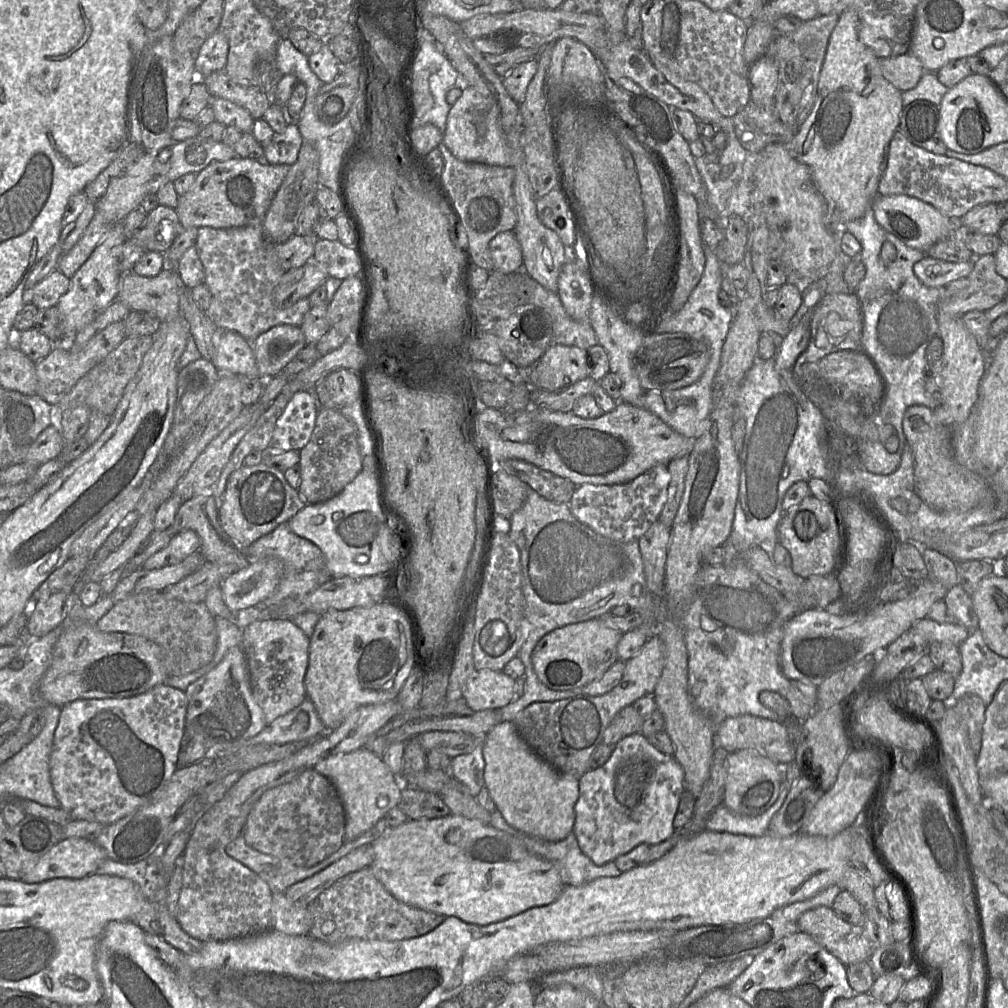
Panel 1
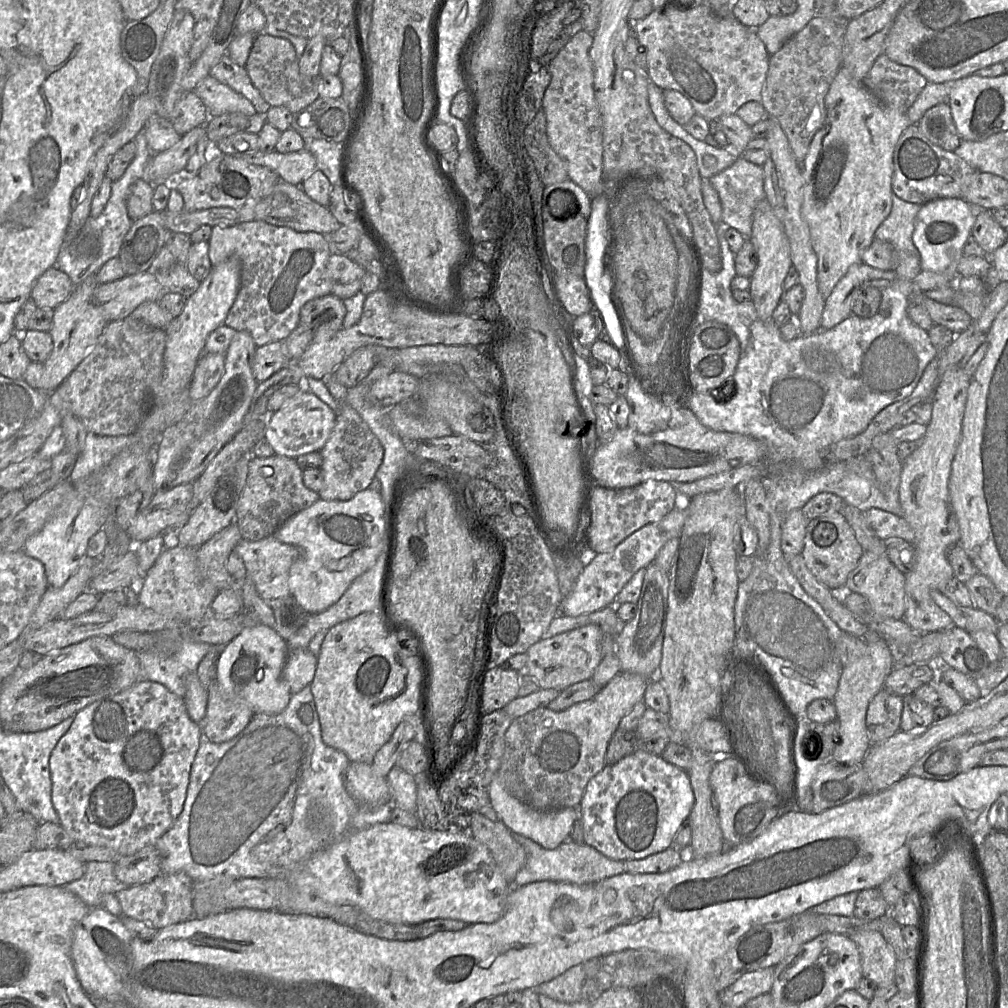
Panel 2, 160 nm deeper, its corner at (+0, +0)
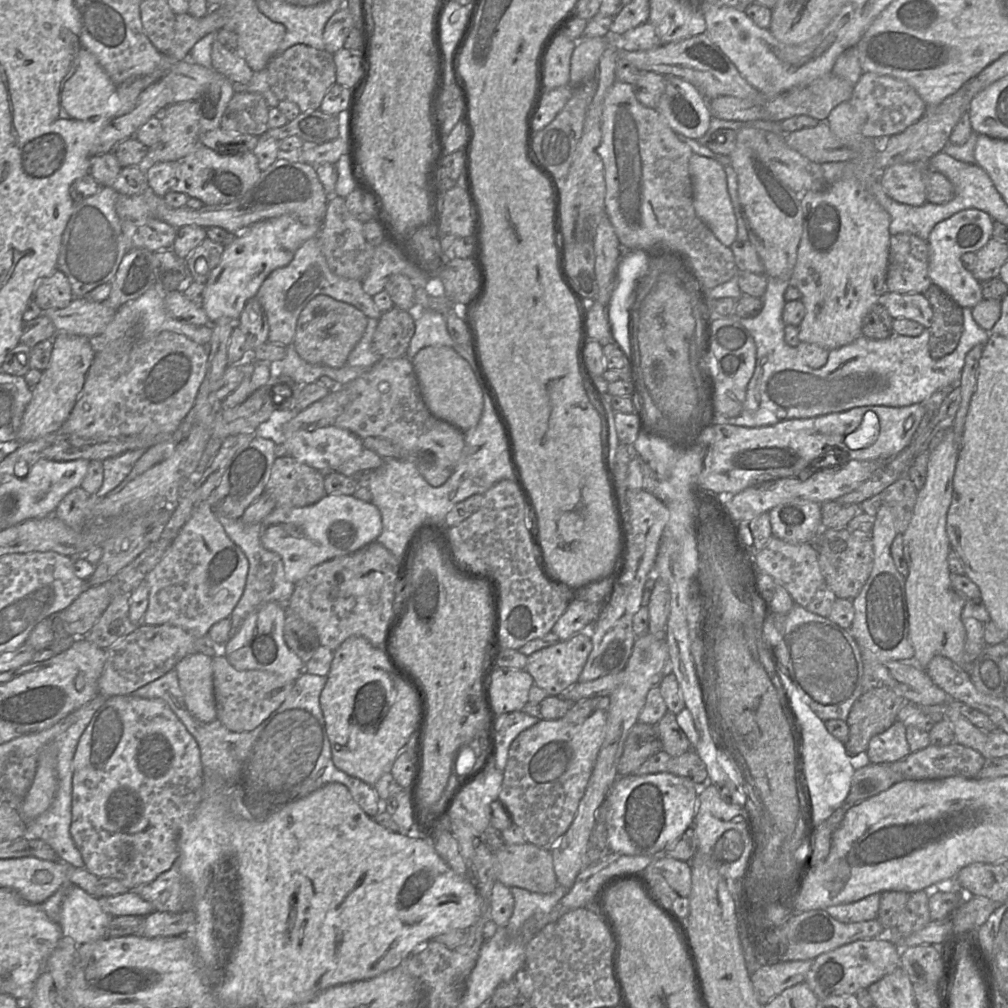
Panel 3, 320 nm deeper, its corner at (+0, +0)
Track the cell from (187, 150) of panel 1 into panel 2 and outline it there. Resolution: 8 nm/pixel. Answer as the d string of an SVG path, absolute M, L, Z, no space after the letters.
M307 149L296 152L280 153L276 150L262 152L260 150L235 154L248 163L265 166L274 170L282 180L294 185L301 184L316 168L316 159Z

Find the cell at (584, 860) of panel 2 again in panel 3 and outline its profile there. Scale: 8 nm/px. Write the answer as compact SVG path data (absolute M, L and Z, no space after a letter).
M557 884L555 890L548 894L530 892L519 887L510 887L514 897L514 910L505 928L512 937L520 931L522 925L536 914L547 914L566 895L568 889Z

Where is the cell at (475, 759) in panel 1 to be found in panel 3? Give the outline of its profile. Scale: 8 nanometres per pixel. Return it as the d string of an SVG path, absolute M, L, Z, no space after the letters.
M515 711L509 714L499 714L496 723L496 756L495 766L504 771L508 759L510 745L514 739L524 730L535 725L540 719L526 714L523 711Z

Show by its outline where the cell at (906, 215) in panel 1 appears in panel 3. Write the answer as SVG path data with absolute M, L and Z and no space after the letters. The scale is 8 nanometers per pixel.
M965 209L936 224L928 237L928 272L931 281L961 308L972 309L984 299L980 282L971 271L963 267L961 255L966 252L976 253L988 243L993 236L993 222L993 219L982 210Z

